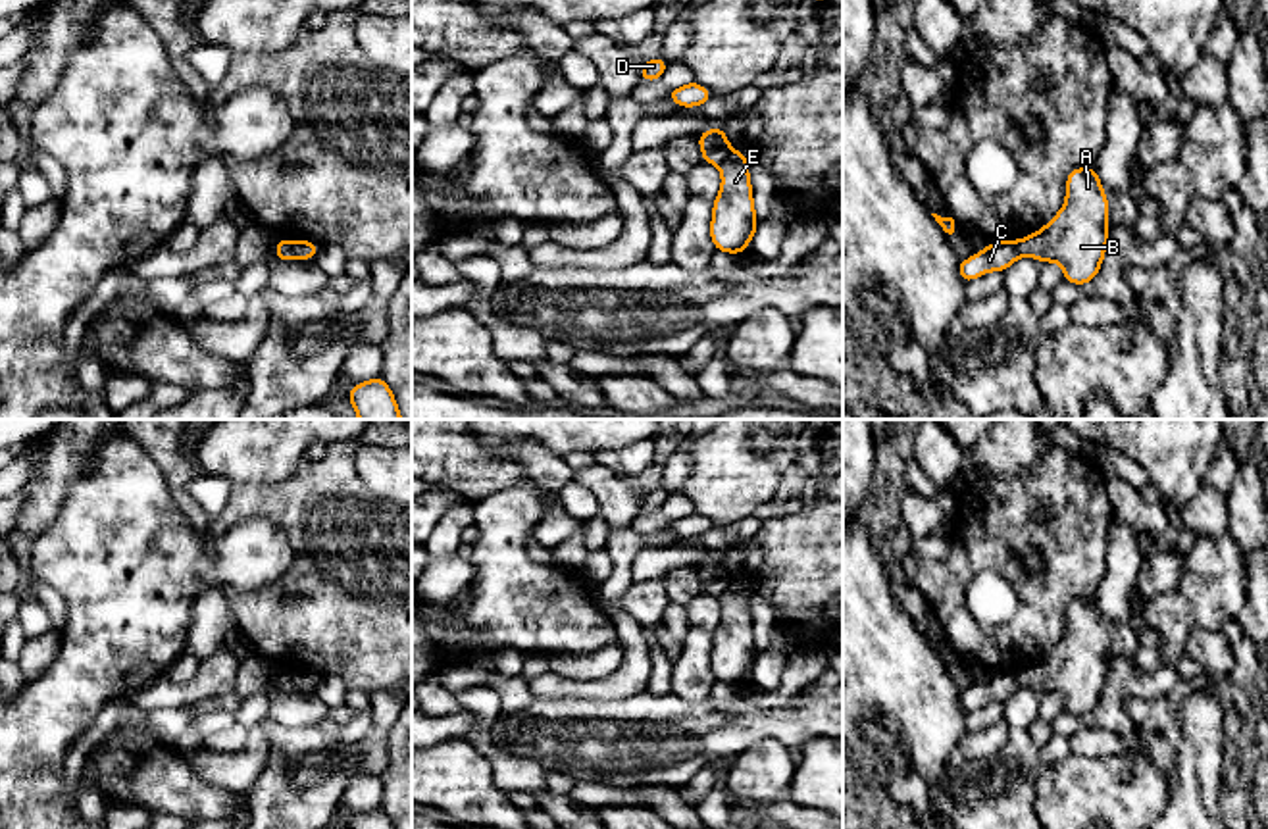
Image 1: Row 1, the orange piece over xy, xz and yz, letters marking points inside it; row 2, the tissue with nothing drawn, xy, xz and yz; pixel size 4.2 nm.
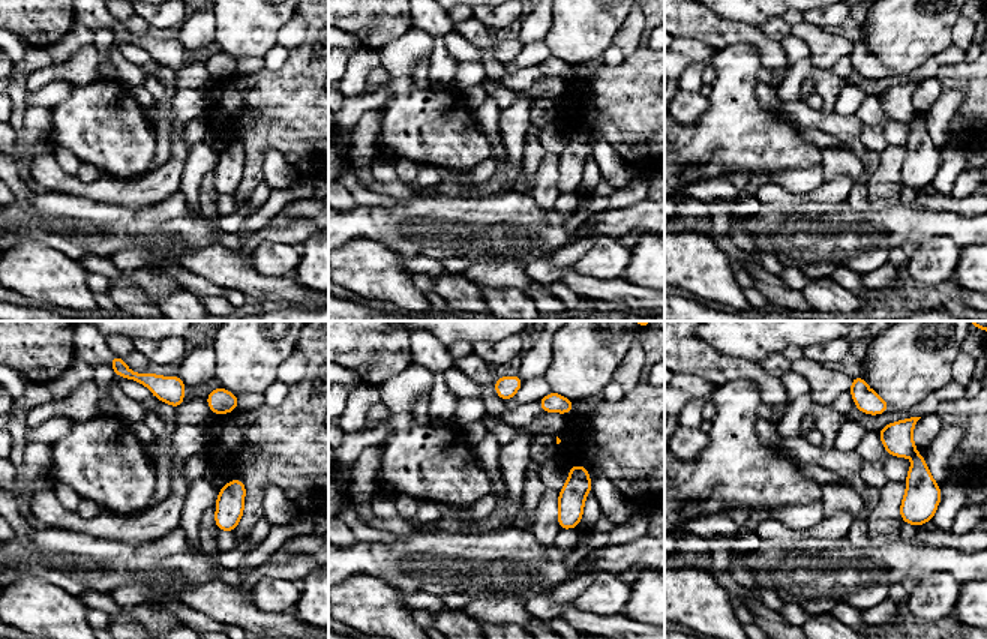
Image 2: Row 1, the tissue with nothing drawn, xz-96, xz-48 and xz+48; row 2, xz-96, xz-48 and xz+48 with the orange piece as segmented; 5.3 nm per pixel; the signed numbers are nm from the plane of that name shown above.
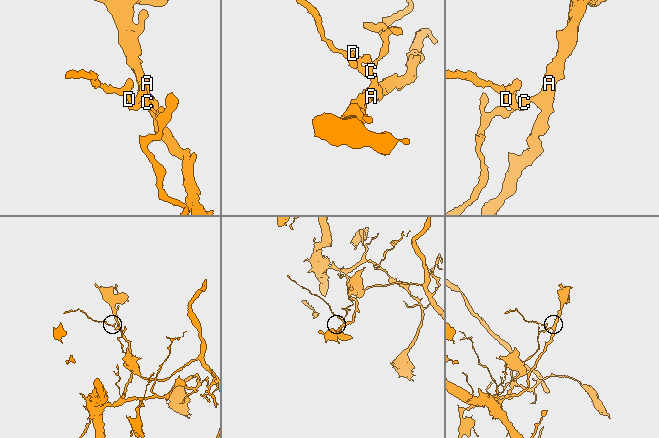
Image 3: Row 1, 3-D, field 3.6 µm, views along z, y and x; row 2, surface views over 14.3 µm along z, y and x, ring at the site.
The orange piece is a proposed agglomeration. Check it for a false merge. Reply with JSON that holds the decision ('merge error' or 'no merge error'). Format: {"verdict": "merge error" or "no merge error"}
{"verdict": "merge error"}

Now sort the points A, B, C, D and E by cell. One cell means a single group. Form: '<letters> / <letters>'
A B E / C D

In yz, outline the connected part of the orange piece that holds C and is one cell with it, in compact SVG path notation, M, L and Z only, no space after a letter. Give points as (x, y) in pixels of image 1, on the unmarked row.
M997 671L989 673L989 677L976 687L962 691L958 694L958 704L964 714L989 704L989 702L1004 702L1018 691L1016 673L1012 671Z

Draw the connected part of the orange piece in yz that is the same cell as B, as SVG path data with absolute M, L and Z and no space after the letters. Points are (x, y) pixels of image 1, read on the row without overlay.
M1076 598L1066 610L1064 639L1041 662L1016 671L1016 681L1043 694L1060 692L1064 712L1085 716L1099 704L1108 662L1108 631L1097 598Z

